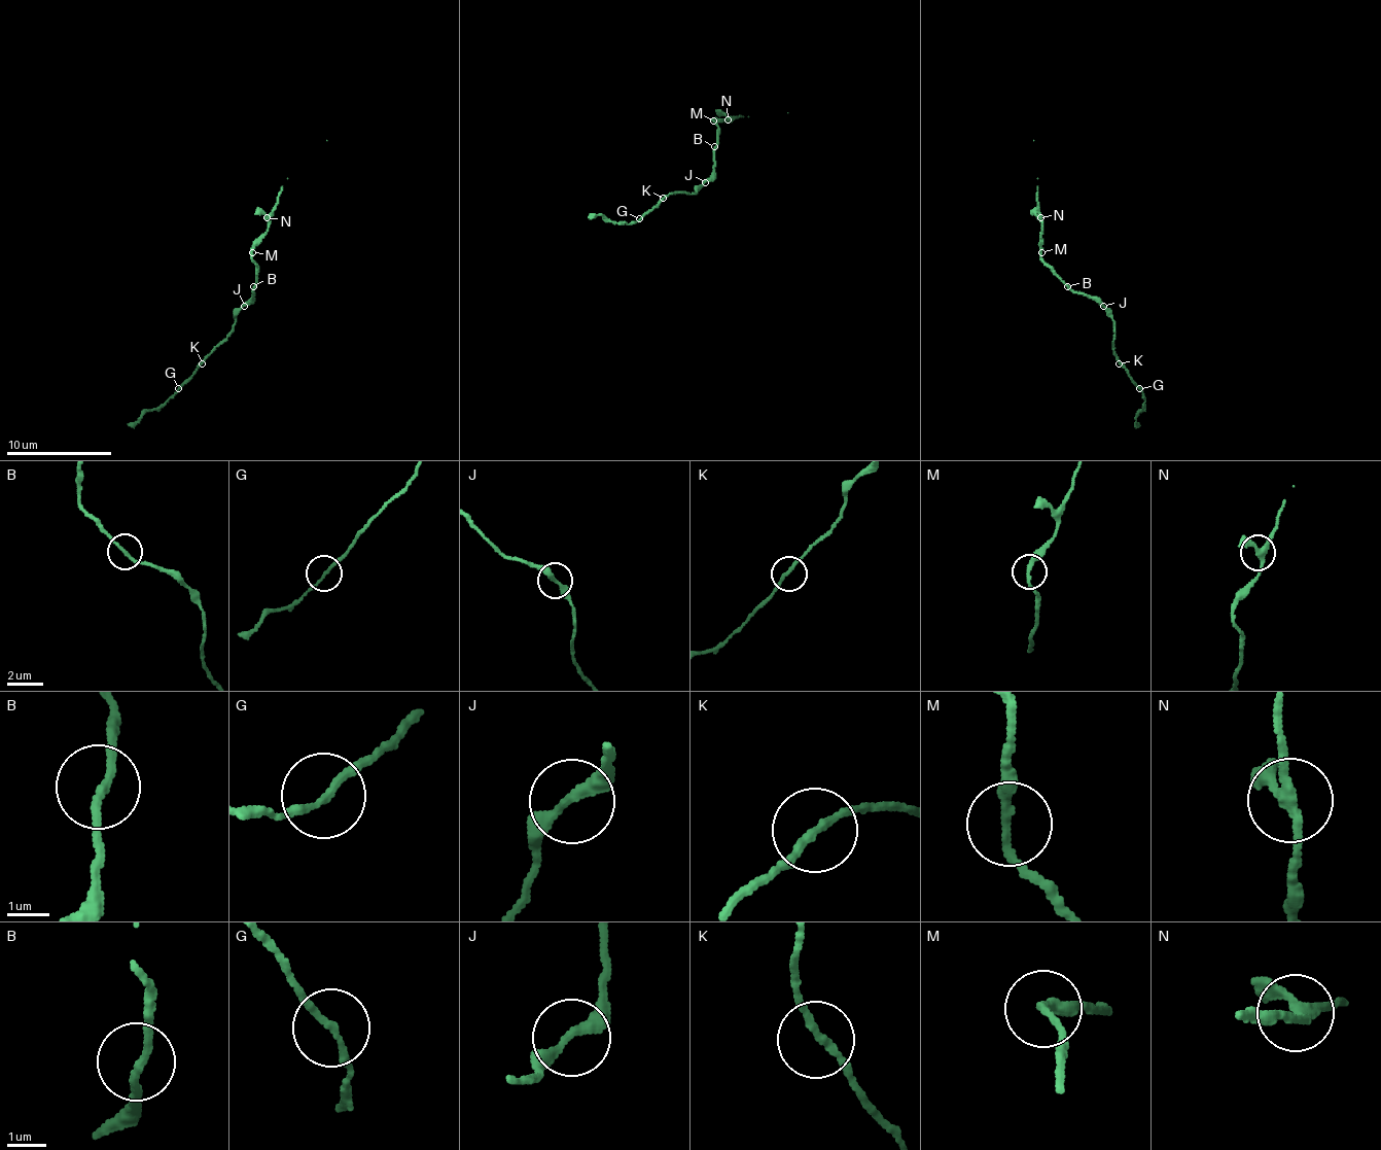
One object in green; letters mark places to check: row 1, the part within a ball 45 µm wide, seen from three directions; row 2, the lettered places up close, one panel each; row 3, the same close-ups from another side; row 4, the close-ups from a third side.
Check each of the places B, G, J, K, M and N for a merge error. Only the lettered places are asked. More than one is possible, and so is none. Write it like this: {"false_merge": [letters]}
{"false_merge": []}

